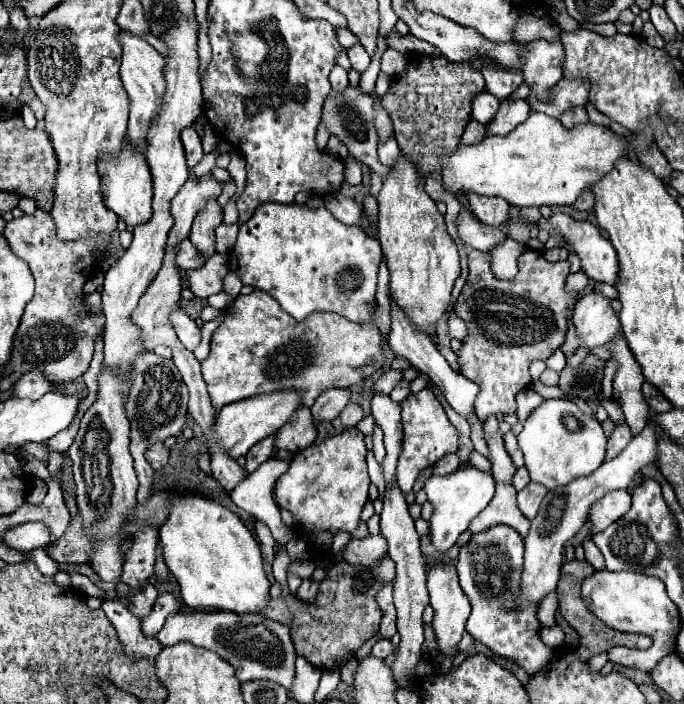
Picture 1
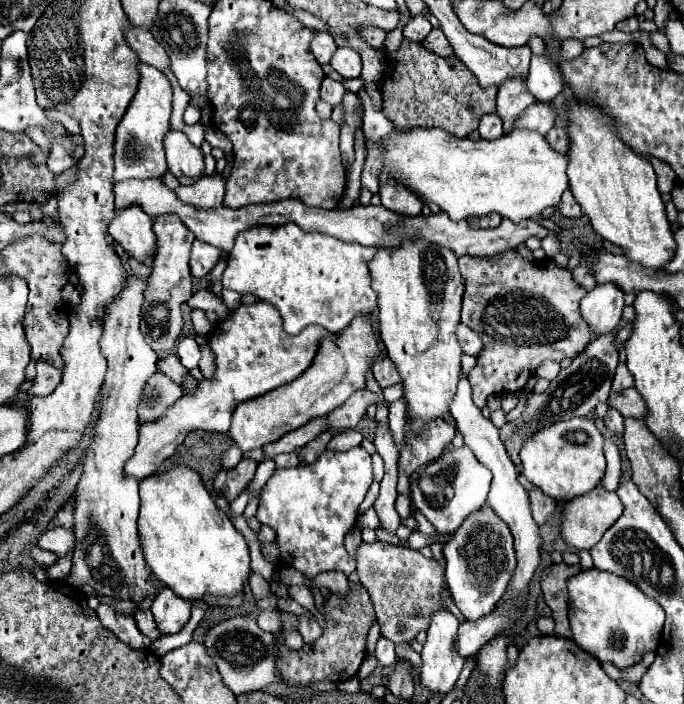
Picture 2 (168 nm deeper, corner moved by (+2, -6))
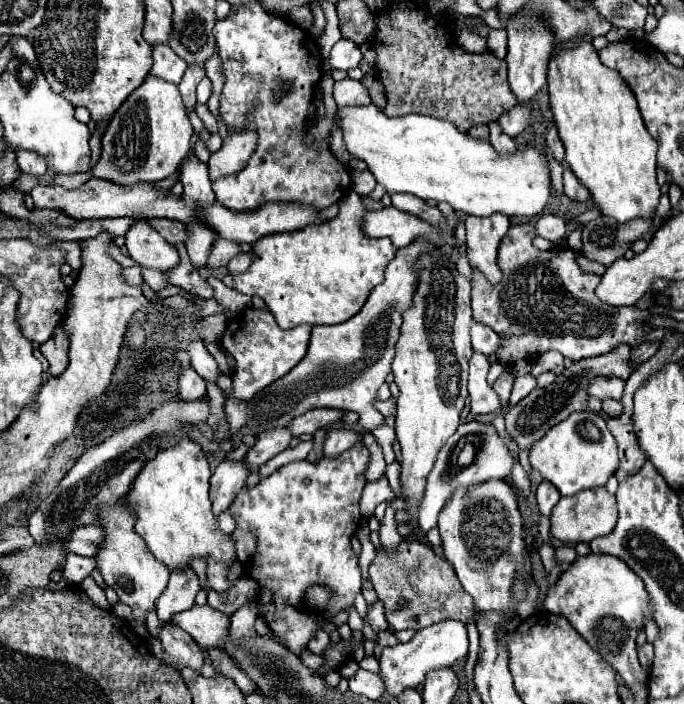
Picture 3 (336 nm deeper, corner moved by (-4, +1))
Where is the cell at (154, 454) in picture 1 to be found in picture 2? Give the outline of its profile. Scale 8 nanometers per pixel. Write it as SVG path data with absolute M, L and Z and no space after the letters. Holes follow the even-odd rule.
M240 304L226 320L214 326L208 338L208 346L216 354L214 378L202 380L194 394L184 394L158 420L140 424L138 446L134 456L126 462L124 472L128 476L136 476L138 480L152 476L192 430L226 434L234 408L240 402L252 400L296 380L312 364L320 338L334 338L334 334L326 332L322 326L306 326L300 334L290 336L282 332L282 318L272 304Z

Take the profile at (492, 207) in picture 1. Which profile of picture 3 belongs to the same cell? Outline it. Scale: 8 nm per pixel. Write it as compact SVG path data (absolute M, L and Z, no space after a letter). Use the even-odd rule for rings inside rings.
M494 213L492 217L466 217L464 223L470 265L480 269L490 283L500 281L502 271L496 265L496 253L502 237L510 229L508 217Z

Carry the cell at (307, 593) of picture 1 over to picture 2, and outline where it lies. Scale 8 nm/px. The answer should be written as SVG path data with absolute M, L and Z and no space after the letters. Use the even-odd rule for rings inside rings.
M300 616L298 632L302 634L302 638L304 638L304 642L306 642L306 644L312 644L312 642L314 642L314 640L318 640L318 636L322 634L322 628L318 626L316 618L306 618L306 616Z

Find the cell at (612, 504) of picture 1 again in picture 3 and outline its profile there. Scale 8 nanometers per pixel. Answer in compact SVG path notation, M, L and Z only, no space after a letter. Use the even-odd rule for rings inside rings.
M596 487L592 491L584 491L572 497L562 497L552 511L552 535L560 539L562 543L590 543L594 537L606 535L608 531L614 529L618 521L618 507L616 507L616 497L606 491L606 487Z

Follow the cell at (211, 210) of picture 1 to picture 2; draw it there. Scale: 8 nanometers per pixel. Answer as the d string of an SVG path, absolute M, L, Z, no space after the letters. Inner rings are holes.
M214 172L210 176L202 176L192 186L178 186L174 192L180 200L190 202L196 208L216 208L222 204L226 188L226 176L220 172Z

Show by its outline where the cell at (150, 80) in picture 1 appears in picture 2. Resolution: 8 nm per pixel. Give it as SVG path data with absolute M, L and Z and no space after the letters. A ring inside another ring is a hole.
M140 64L140 84L138 92L118 122L116 138L114 138L114 182L130 180L130 178L162 178L168 170L164 158L164 136L170 130L170 114L172 114L172 88L166 76L158 72L154 66Z

